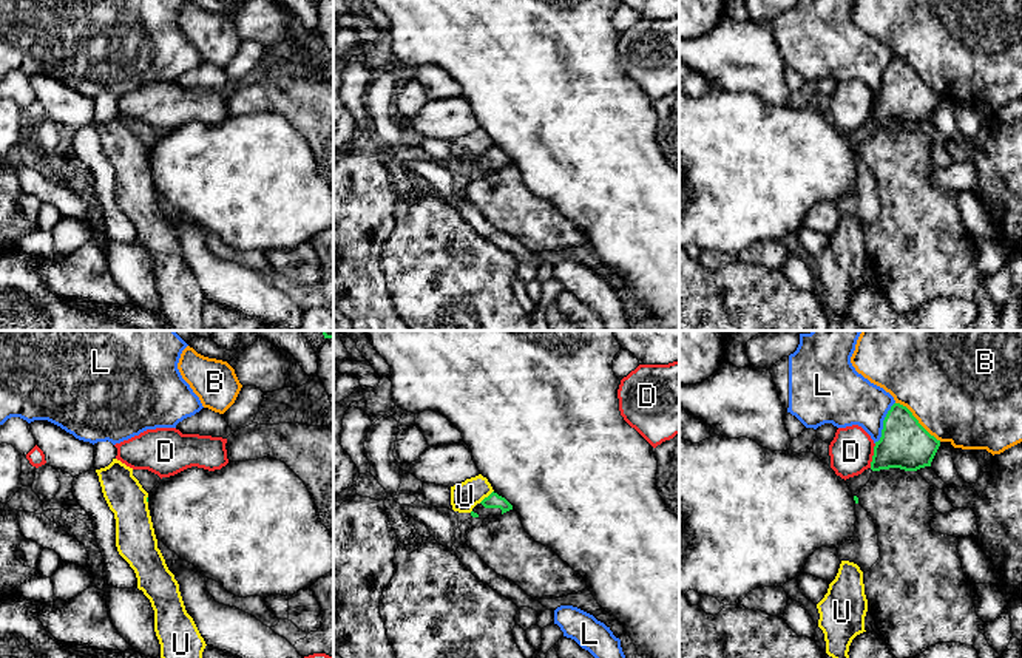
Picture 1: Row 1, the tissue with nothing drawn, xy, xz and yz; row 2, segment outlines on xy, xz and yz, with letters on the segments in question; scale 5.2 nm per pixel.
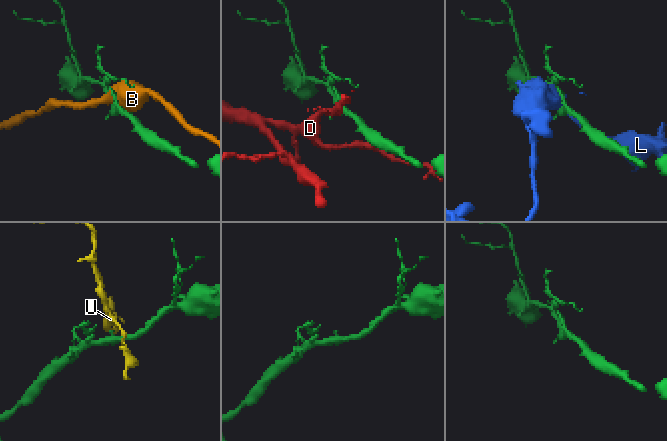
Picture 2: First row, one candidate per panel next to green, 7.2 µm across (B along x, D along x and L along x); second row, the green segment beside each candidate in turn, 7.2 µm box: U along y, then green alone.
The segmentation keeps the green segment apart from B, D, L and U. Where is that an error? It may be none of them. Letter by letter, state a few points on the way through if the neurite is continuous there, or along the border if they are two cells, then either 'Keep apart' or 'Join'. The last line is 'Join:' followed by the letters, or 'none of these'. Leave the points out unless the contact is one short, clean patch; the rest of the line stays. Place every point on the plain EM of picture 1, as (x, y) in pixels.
B: Keep apart
D: Keep apart
L: Keep apart
U: Keep apart
Join: none of these

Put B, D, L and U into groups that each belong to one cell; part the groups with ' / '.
B / D / L / U

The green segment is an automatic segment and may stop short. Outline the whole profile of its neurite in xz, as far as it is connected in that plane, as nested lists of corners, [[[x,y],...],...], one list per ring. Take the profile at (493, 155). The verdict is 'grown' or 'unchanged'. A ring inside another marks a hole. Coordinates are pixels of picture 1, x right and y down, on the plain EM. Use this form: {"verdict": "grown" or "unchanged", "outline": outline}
{"verdict": "grown", "outline": [[[492,145],[472,162],[471,170],[477,173],[492,173],[509,164],[513,164],[513,159],[505,151]]]}

